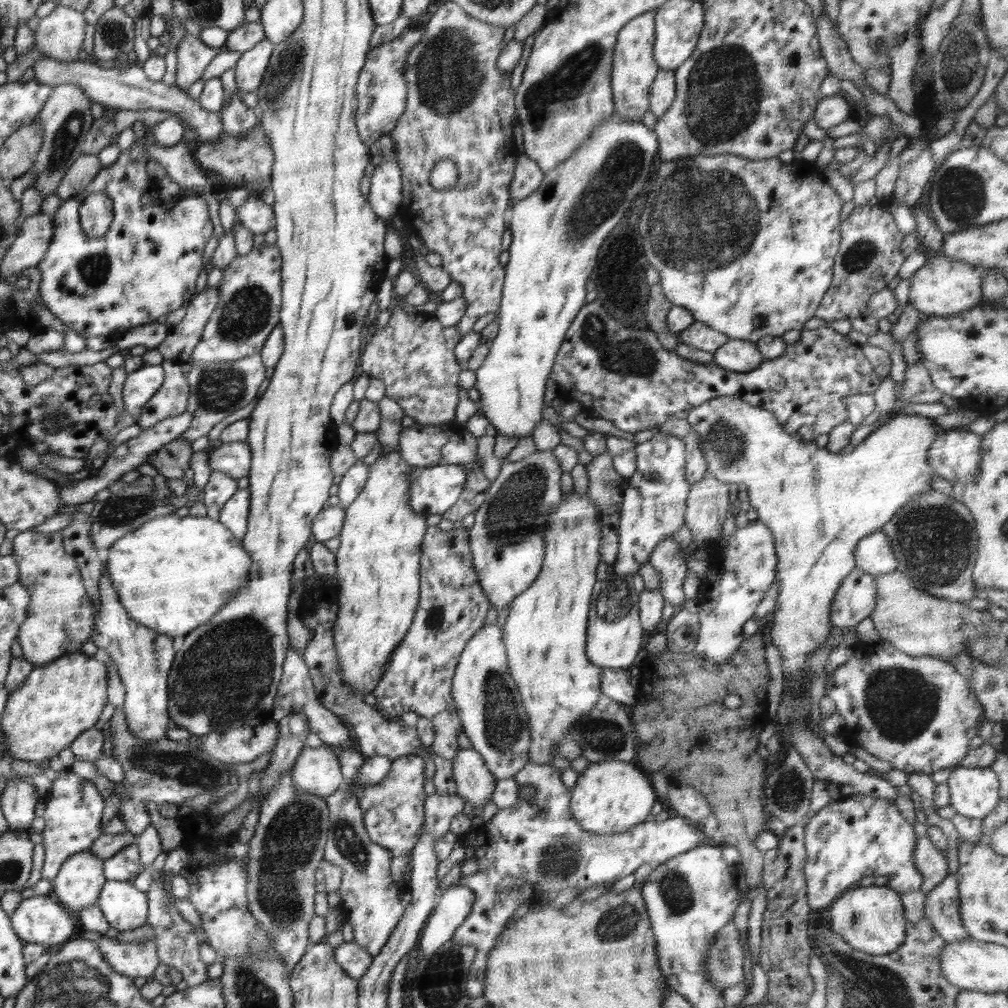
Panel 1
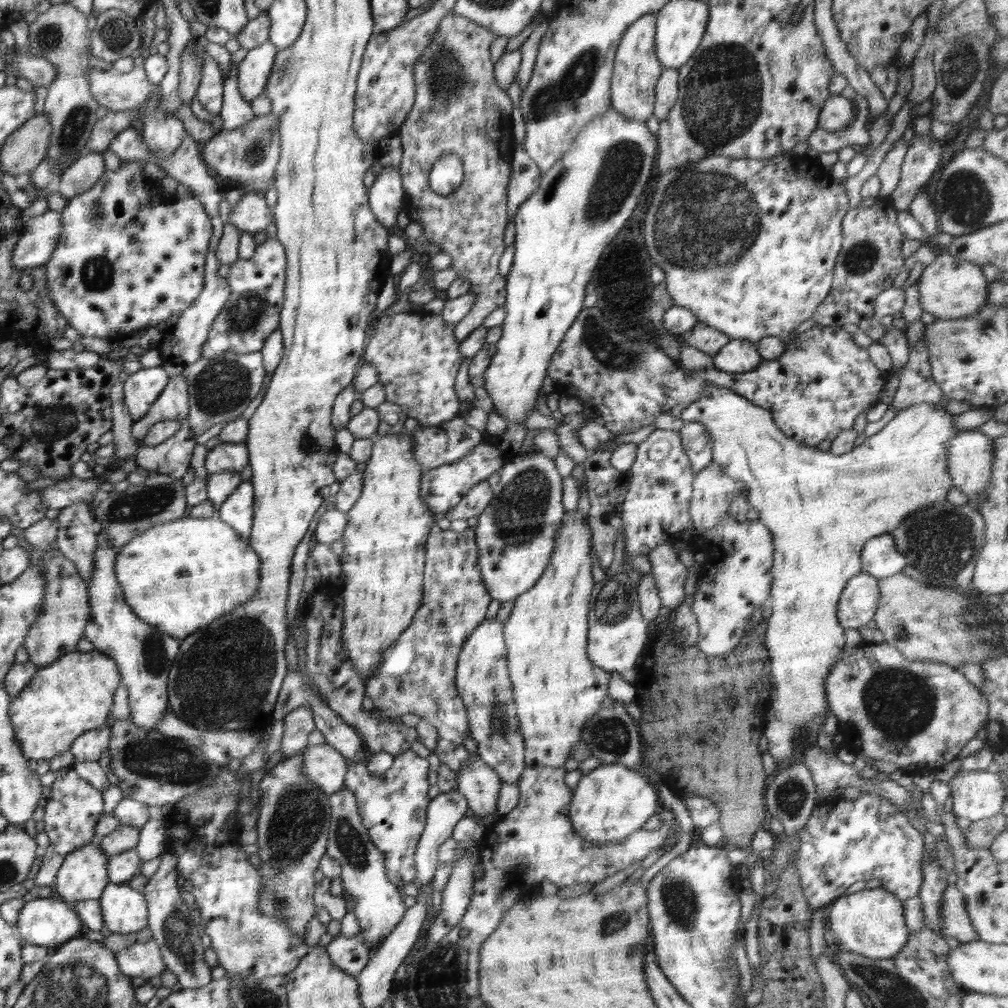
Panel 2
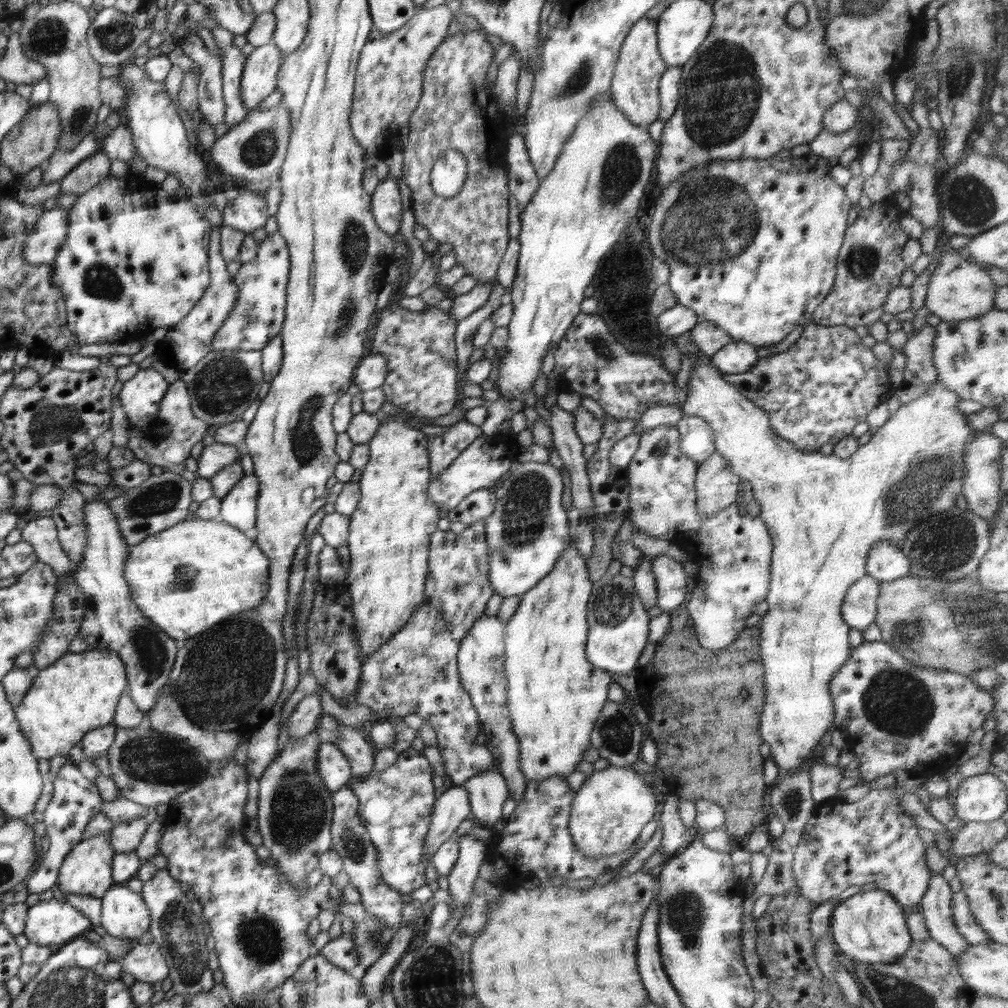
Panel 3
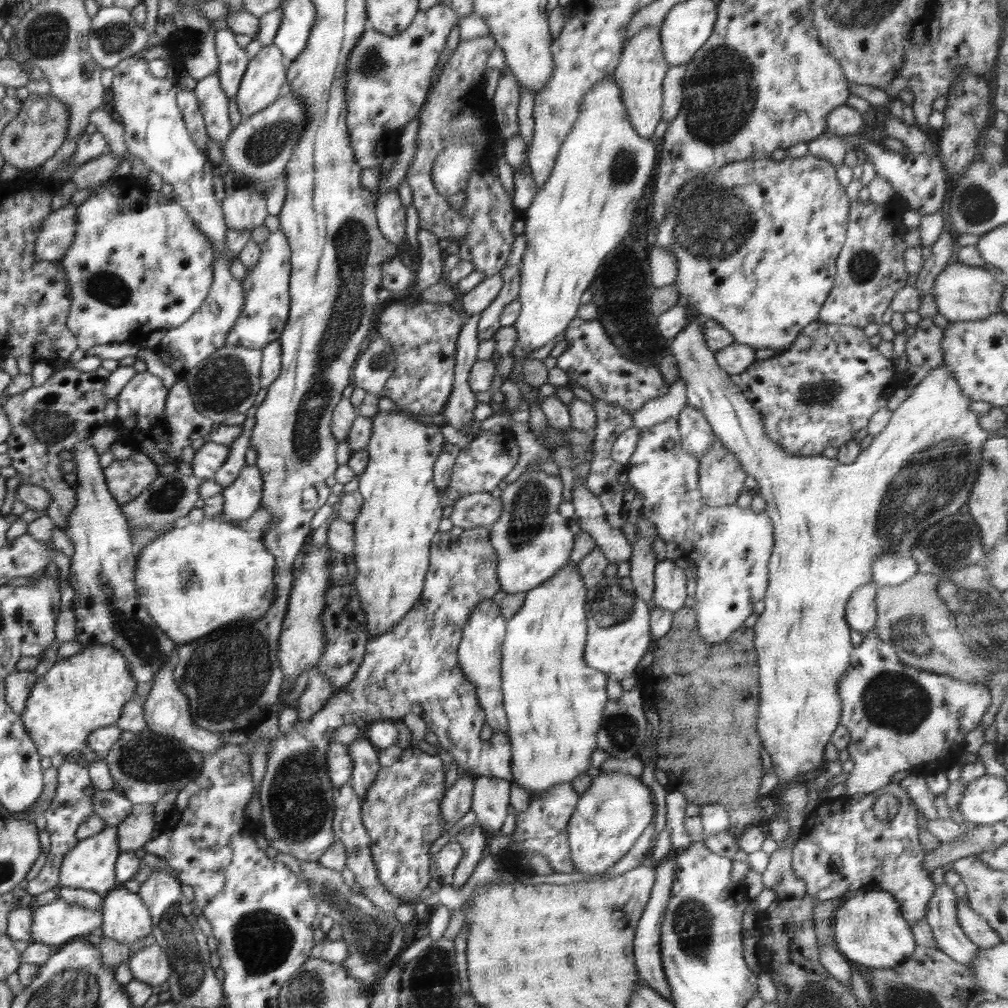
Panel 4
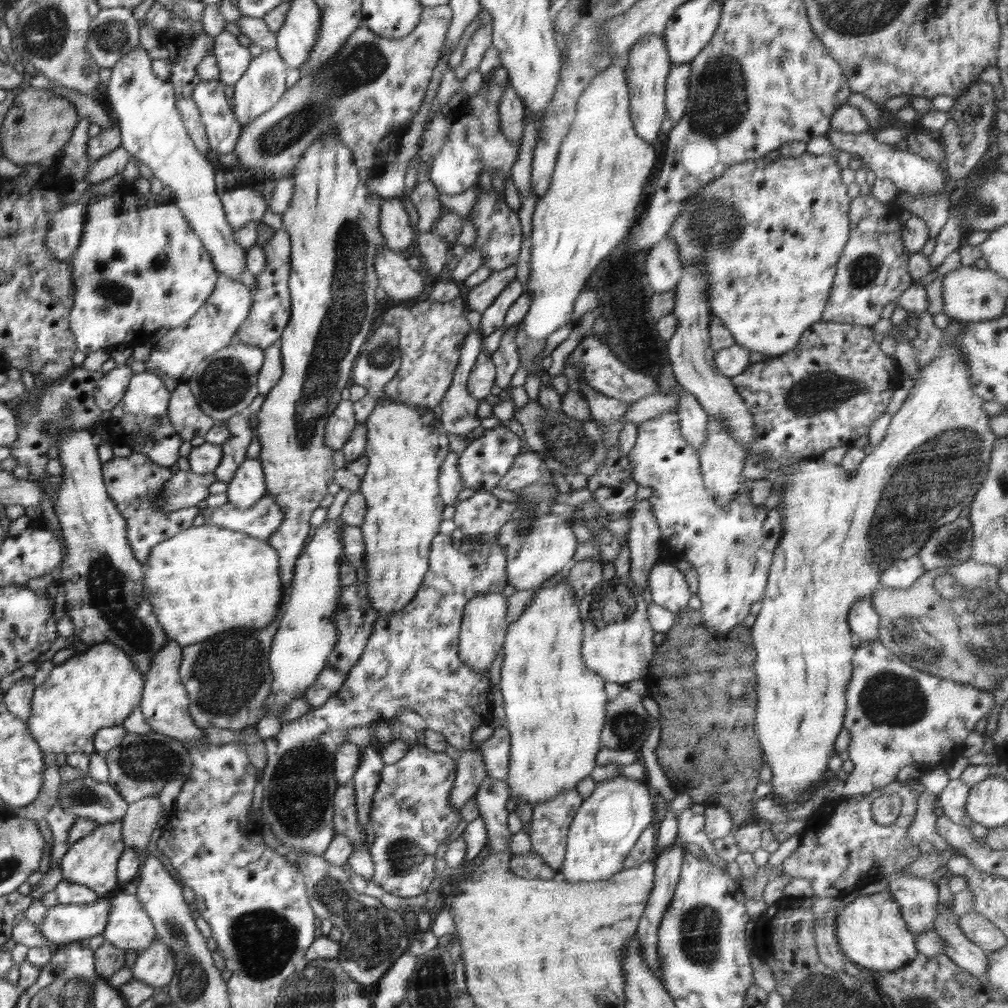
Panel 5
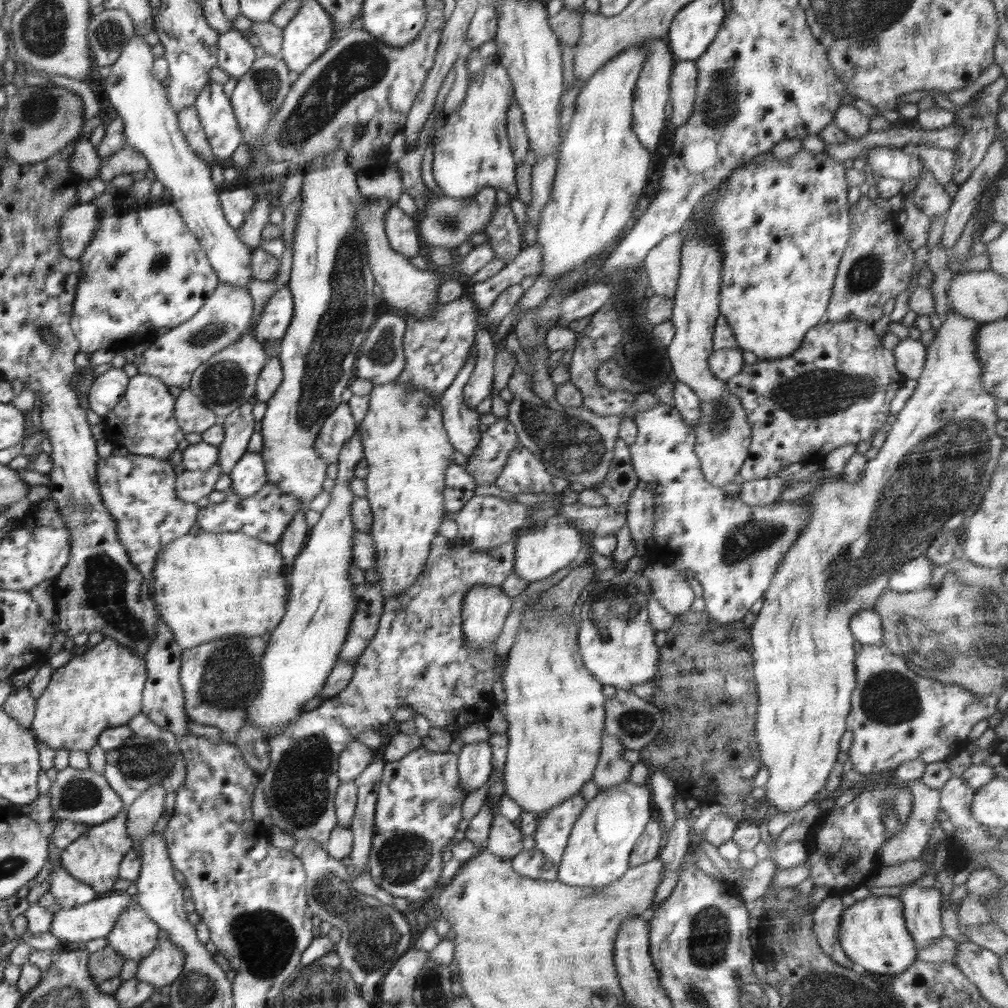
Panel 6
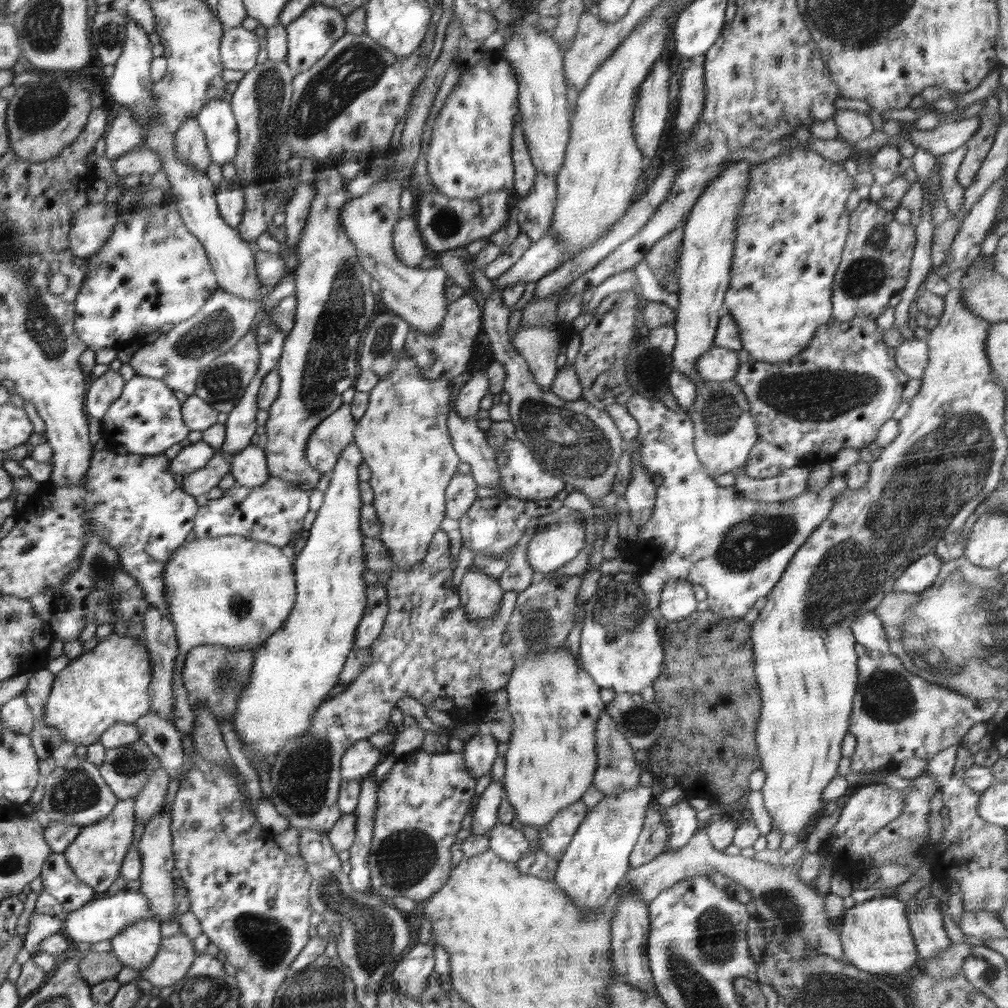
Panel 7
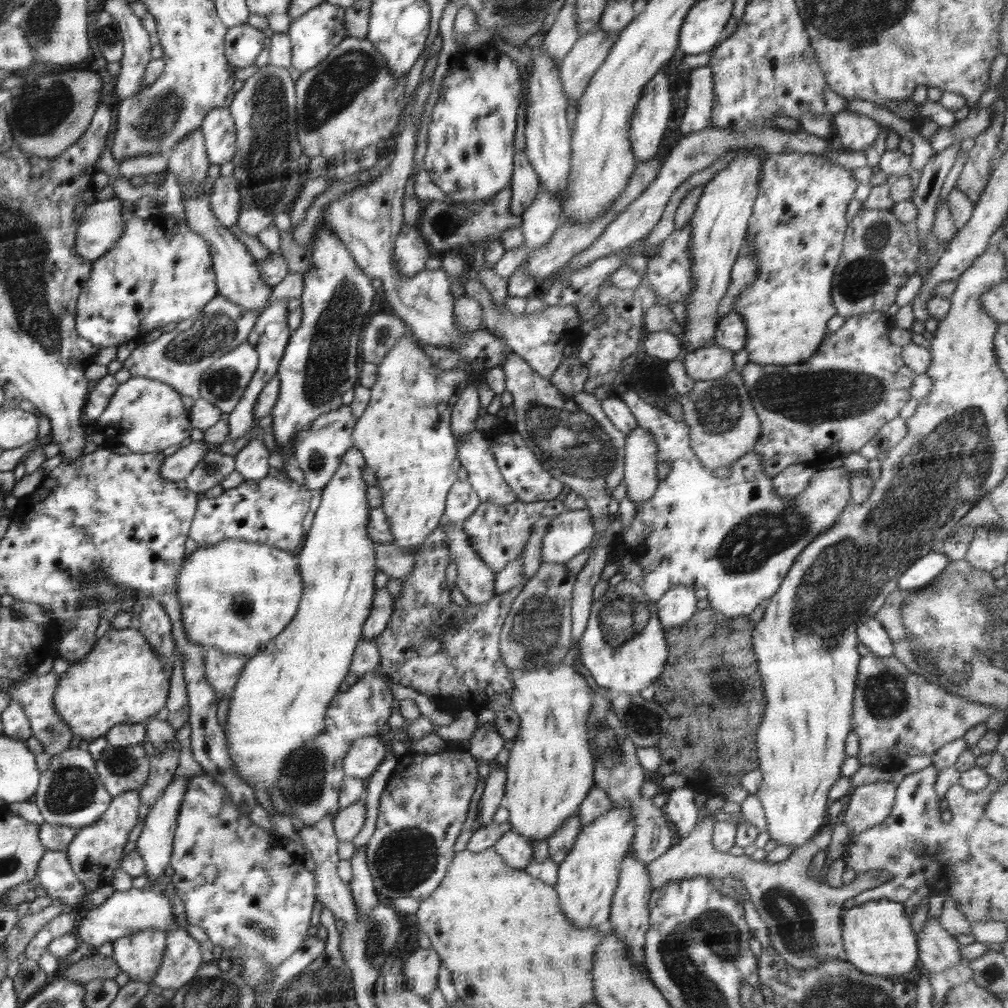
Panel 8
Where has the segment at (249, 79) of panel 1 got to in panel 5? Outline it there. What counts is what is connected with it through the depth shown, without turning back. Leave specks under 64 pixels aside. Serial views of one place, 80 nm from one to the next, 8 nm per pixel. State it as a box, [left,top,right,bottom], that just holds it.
[233,49,289,127]

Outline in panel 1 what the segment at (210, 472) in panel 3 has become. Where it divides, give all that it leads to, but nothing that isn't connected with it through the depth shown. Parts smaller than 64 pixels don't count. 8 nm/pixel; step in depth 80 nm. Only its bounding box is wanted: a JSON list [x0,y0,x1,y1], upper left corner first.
[209,441,252,479]

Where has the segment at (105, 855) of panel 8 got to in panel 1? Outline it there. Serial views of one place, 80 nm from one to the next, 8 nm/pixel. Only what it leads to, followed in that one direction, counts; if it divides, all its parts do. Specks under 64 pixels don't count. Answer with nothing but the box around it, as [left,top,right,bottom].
[52,849,108,913]

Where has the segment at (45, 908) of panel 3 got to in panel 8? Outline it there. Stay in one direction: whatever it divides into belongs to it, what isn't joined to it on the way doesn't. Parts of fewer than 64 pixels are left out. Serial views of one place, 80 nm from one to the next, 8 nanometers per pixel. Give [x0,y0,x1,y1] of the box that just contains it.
[74,888,176,947]

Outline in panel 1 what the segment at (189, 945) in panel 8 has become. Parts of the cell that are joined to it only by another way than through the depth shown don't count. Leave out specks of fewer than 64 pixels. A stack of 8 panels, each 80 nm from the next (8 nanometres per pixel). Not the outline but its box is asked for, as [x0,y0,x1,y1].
[96,934,160,978]

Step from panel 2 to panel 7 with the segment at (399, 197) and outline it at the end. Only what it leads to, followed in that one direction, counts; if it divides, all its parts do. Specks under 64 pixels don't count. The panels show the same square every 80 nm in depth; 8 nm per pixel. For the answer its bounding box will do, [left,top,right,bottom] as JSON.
[392,213,426,268]

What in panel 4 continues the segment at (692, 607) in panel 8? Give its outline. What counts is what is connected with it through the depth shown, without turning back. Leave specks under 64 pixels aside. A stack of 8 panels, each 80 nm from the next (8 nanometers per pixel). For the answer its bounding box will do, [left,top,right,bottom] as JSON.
[653,557,686,613]

